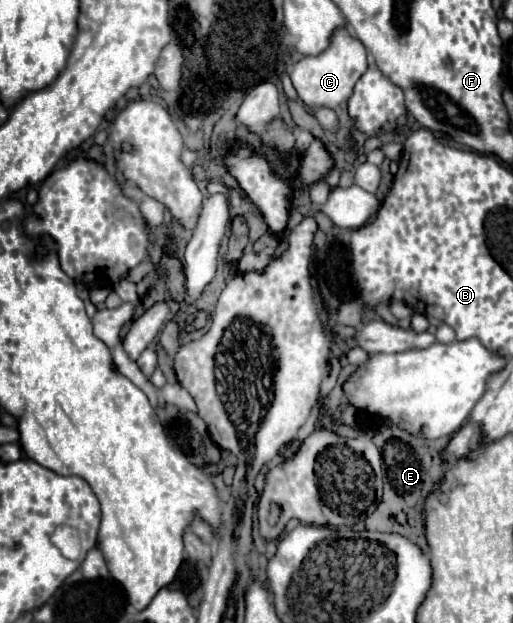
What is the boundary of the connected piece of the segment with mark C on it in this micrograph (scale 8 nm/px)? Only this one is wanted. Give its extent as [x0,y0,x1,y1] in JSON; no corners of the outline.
[290,28,368,110]

